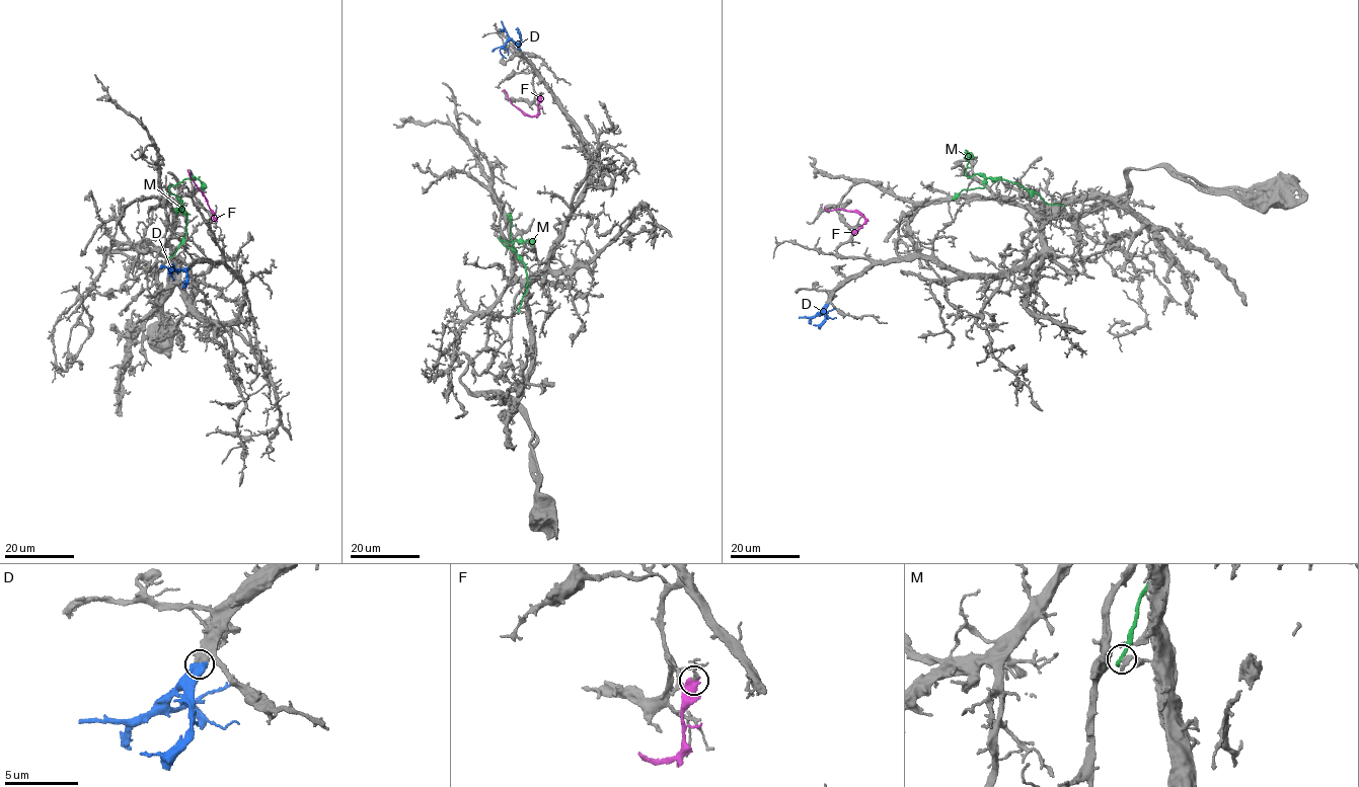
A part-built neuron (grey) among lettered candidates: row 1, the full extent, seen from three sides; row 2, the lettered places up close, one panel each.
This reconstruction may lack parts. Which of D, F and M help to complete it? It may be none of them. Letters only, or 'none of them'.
D

